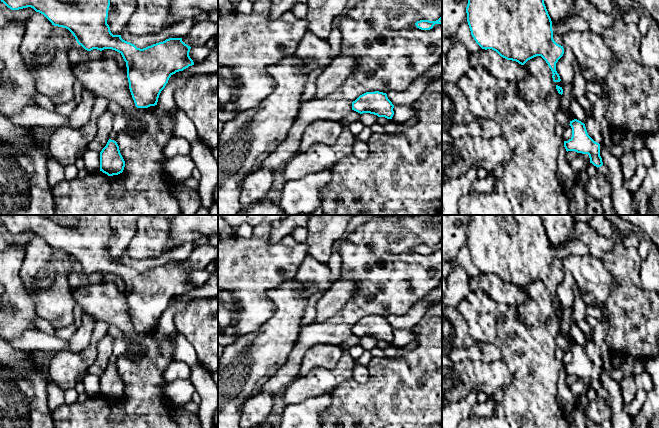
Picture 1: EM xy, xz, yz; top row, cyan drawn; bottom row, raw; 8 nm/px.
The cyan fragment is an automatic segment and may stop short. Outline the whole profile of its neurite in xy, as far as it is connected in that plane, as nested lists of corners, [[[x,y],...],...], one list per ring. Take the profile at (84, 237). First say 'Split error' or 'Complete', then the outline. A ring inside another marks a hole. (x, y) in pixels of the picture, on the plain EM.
Split error. [[[0,215],[0,224],[11,234],[19,234],[27,231],[43,238],[54,250],[68,253],[75,261],[77,267],[85,274],[112,273],[119,276],[127,291],[129,313],[137,332],[148,332],[157,329],[159,319],[168,307],[169,302],[176,296],[183,295],[194,289],[189,280],[191,271],[182,265],[182,262],[169,262],[146,272],[137,272],[134,268],[121,262],[121,259],[113,259],[107,248],[107,242],[114,233],[110,229],[110,215]]]

